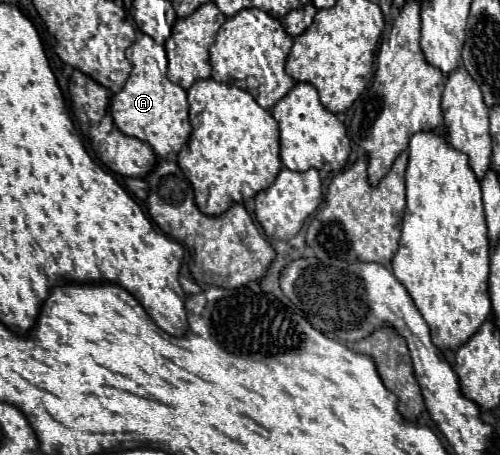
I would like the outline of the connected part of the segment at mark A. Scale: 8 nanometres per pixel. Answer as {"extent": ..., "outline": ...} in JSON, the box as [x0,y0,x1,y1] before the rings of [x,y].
{"extent":[112,34,192,158],"outline":[[[144,34],[126,50],[126,58],[132,64],[132,72],[124,88],[112,96],[114,124],[122,134],[148,142],[158,158],[178,154],[190,138],[192,126],[188,120],[186,90],[178,84],[172,84],[164,74],[164,64],[168,64],[164,46],[156,44]]]}

